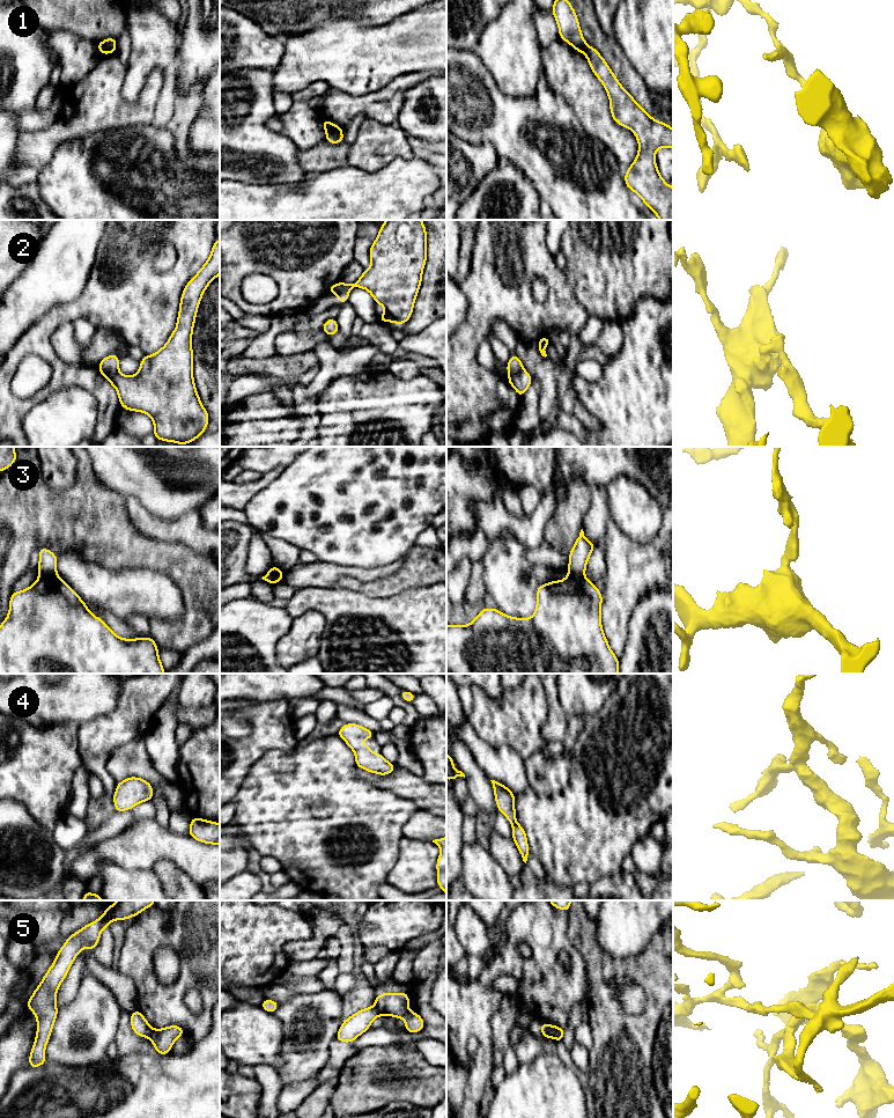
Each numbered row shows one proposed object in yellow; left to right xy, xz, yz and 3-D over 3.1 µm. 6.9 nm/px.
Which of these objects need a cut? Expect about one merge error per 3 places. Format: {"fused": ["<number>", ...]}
{"fused": ["1", "2", "3", "5"]}

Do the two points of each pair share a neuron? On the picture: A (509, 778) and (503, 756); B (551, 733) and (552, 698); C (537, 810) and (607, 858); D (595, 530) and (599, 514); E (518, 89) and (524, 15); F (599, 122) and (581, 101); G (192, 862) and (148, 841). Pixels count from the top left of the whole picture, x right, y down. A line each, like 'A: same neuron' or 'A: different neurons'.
A: same neuron
B: same neuron
C: same neuron
D: same neuron
E: same neuron
F: same neuron
G: same neuron

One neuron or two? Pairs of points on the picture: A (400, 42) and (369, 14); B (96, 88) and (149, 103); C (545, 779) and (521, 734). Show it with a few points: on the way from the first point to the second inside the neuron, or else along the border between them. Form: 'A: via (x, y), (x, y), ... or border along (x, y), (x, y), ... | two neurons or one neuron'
A: border along (405, 12), (378, 24), (361, 24), (354, 19) | two neurons
B: via (109, 101), (117, 109), (137, 109) | one neuron
C: border along (539, 750), (524, 760) | two neurons

